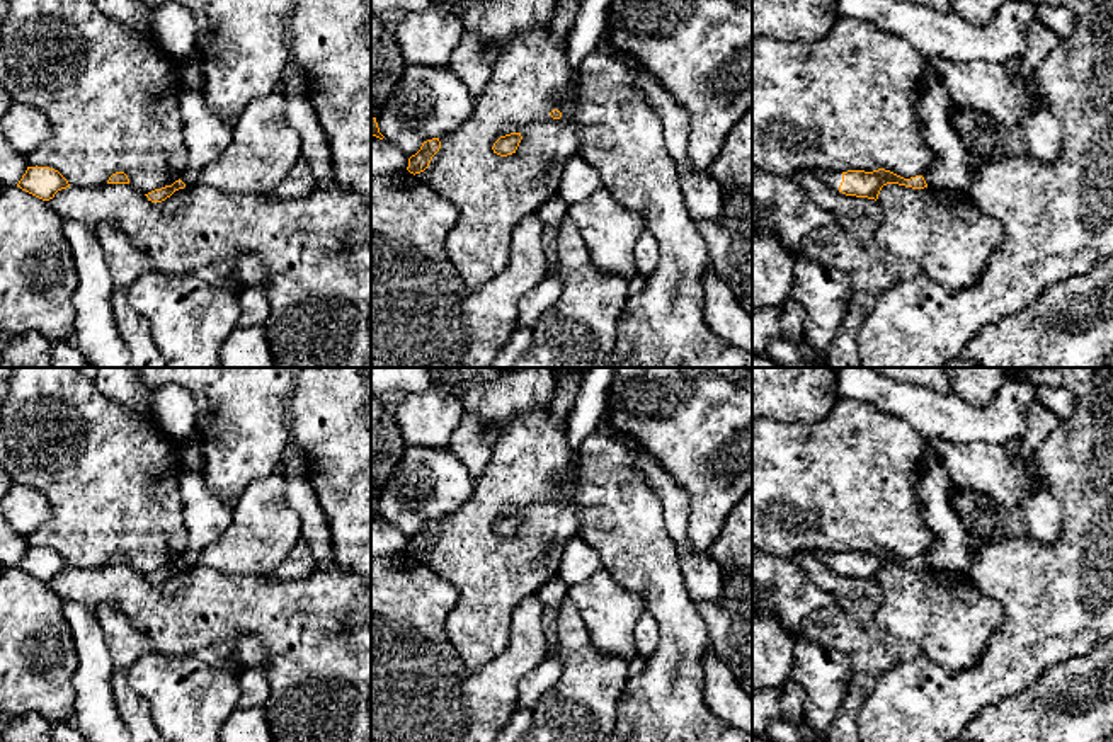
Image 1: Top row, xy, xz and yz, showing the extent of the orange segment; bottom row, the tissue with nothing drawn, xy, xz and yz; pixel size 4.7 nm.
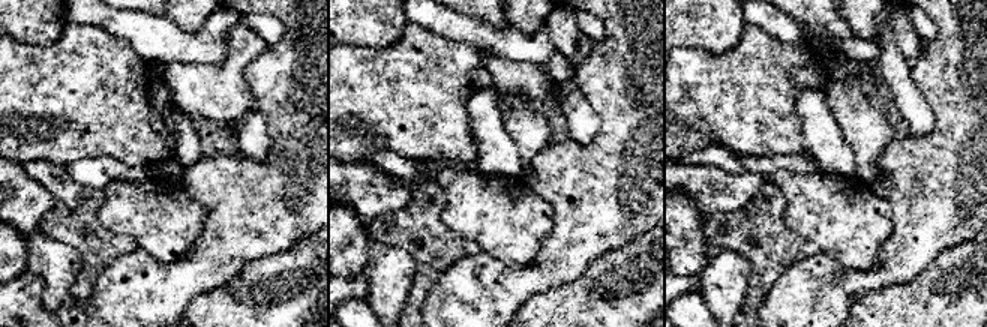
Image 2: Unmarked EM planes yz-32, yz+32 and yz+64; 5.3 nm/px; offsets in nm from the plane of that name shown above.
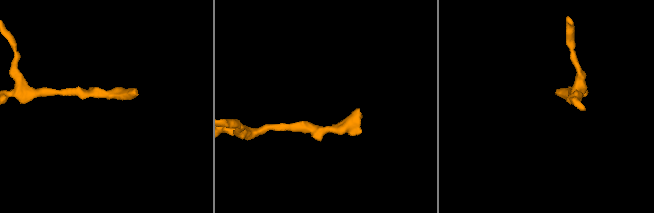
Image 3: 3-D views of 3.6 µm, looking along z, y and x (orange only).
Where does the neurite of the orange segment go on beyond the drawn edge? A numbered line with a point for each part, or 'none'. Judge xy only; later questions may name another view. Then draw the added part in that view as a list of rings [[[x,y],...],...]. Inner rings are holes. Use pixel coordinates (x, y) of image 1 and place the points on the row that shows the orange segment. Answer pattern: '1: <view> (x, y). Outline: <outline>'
none

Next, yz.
1: yz (834, 179). Outline: [[[813,168],[813,172],[822,182],[829,184],[832,189],[839,191],[839,186],[842,182],[842,172],[830,172],[822,168]]]

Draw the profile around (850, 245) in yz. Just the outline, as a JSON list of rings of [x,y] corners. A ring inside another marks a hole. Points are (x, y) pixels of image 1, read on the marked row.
[[[810,170],[796,172],[793,180],[837,214],[834,225],[813,231],[813,243],[802,247],[800,254],[849,277],[851,301],[829,345],[827,368],[858,368],[858,335],[875,303],[893,284],[922,271],[914,260],[890,254],[876,242],[883,218],[878,201],[846,196]]]

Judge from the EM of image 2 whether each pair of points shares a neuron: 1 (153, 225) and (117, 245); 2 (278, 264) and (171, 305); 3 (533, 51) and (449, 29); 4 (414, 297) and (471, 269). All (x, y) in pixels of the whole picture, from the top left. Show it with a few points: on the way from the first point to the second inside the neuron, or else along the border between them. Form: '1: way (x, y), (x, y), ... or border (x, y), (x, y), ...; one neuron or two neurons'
1: border (99, 222), (113, 233), (129, 234), (138, 246); two neurons
2: border (230, 279), (201, 291), (183, 311); two neurons
3: way (512, 44), (489, 41), (470, 30); one neuron
4: border (455, 261), (438, 278), (420, 311); two neurons

